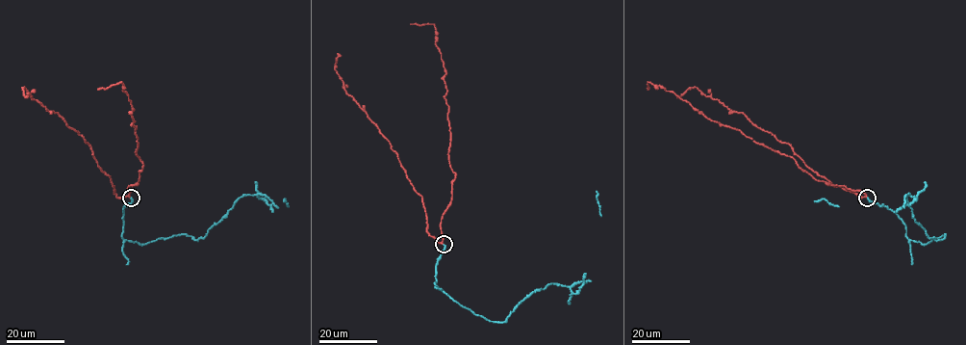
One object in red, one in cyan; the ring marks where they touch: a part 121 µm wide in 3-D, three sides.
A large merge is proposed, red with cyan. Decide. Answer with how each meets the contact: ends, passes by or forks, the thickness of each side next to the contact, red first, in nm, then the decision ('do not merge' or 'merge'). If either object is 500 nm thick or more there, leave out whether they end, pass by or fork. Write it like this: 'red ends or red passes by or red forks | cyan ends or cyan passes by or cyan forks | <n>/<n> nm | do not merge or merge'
red ends | cyan ends | 200/220 nm | merge

